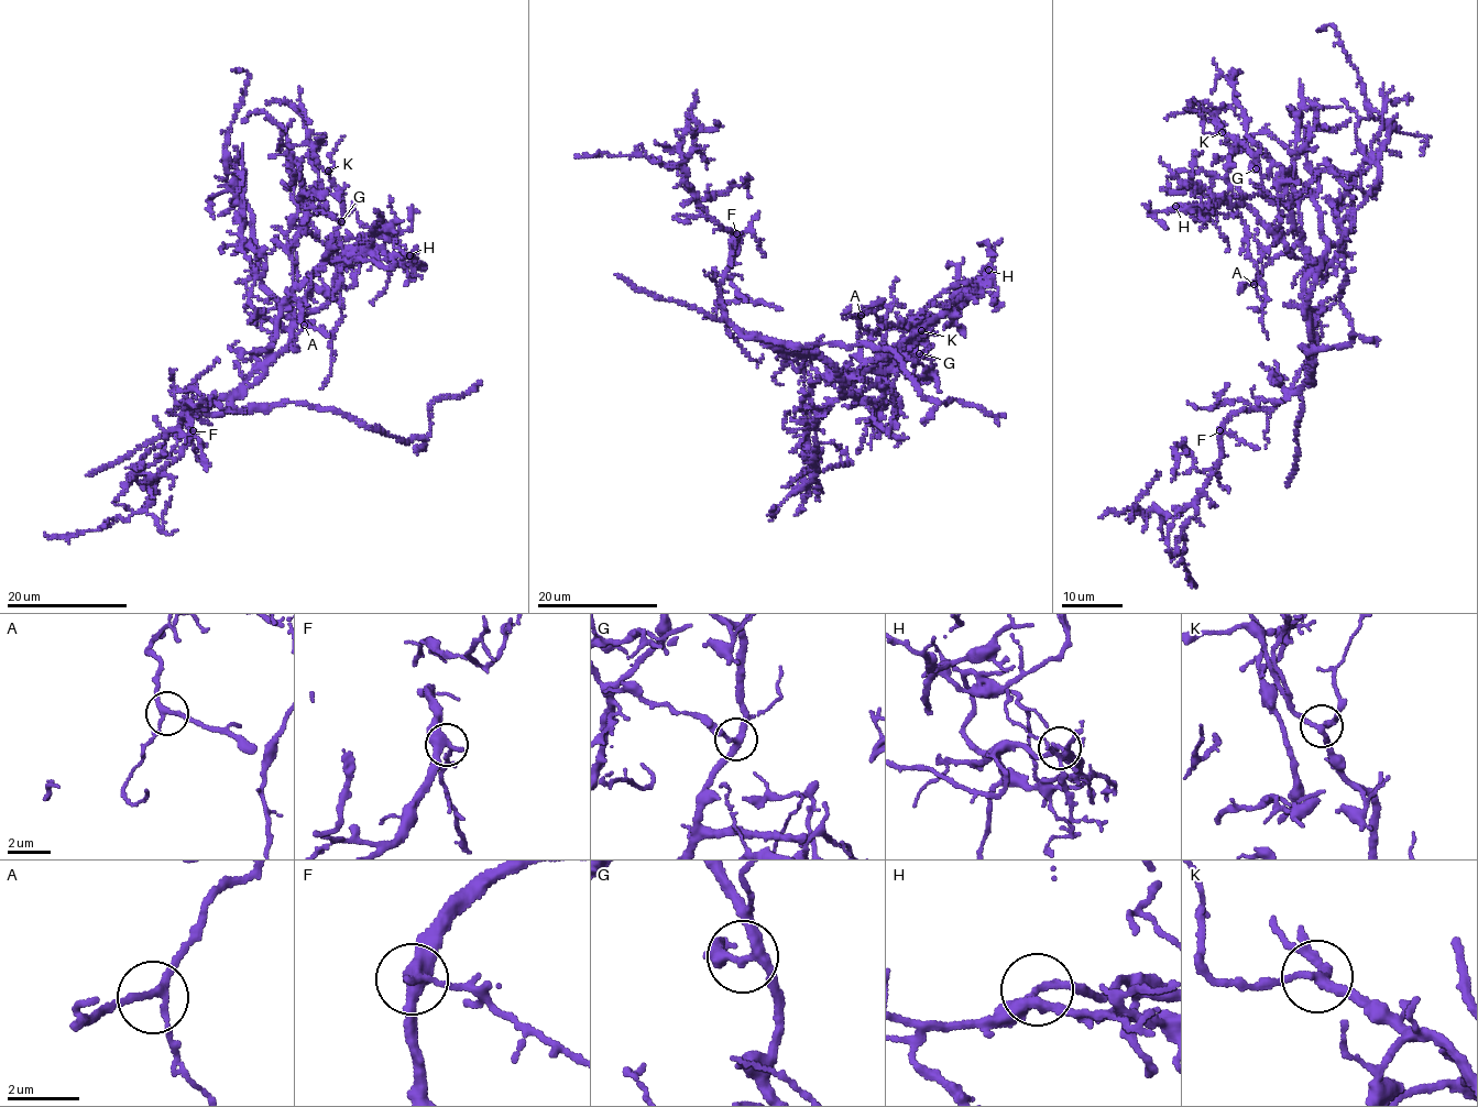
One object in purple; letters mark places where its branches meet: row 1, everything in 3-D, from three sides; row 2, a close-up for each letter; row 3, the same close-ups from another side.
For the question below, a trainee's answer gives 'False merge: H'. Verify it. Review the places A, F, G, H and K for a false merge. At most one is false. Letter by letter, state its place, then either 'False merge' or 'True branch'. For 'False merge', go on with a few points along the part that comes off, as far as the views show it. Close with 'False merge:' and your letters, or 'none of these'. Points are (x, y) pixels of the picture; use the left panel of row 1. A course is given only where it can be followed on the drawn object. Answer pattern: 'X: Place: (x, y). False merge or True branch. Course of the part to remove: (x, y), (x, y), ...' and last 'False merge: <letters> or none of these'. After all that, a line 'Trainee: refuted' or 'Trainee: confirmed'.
A: Place: (304, 325). True branch
F: Place: (193, 430). True branch
G: Place: (341, 221). True branch
H: Place: (409, 255). False merge. Course of the part to remove: (409, 254), (330, 251), (232, 405), (332, 407), (405, 441), (428, 435), (435, 402), (482, 382)
K: Place: (328, 171). True branch
False merge: H
Trainee: confirmed

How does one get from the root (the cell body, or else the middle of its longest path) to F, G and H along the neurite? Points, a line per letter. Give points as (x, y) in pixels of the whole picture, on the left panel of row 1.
F: (256, 368), (233, 392), (204, 408), (186, 410), (181, 419), (187, 415), (193, 430)
G: (256, 368), (265, 362), (281, 305), (318, 271), (331, 243), (331, 234), (341, 221)
H: (256, 368), (264, 368), (286, 347), (299, 316), (323, 308), (345, 256), (369, 252), (386, 259), (409, 254)

